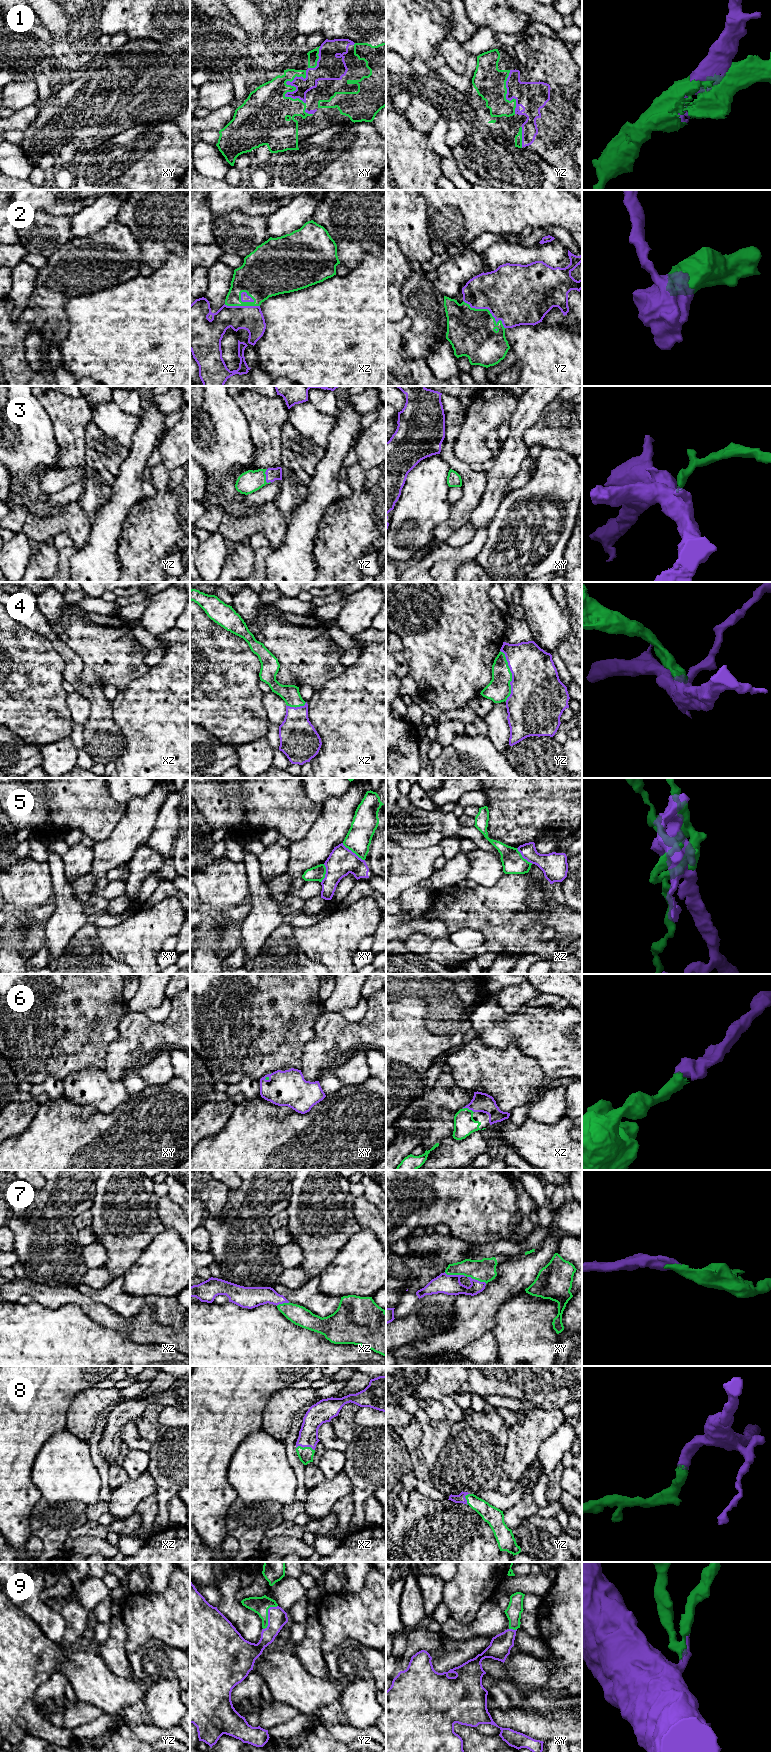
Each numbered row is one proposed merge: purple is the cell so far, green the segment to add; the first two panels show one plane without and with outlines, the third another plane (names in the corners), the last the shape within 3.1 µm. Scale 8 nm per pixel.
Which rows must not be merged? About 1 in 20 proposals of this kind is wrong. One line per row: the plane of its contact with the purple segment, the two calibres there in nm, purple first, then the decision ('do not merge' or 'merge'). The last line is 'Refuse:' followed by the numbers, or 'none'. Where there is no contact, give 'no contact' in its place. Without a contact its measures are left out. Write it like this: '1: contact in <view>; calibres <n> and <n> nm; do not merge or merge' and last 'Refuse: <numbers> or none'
1: contact in xy; calibres 120 and 320 nm; merge
2: contact in yz; calibres 480 and 380 nm; merge
3: contact in yz; calibres 110 and 180 nm; merge
4: contact in yz; calibres 440 and 190 nm; merge
5: contact in xy; calibres 220 and 200 nm; do not merge
6: contact in xz; calibres 160 and 170 nm; merge
7: contact in xy; calibres 160 and 180 nm; merge
8: contact in xz; calibres 160 and 120 nm; merge
9: contact in yz; calibres 160 and 140 nm; merge
Refuse: 5

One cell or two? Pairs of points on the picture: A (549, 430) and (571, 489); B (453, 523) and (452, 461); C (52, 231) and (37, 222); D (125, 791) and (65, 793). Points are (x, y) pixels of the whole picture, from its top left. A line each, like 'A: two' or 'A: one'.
A: two
B: one
C: one
D: two

